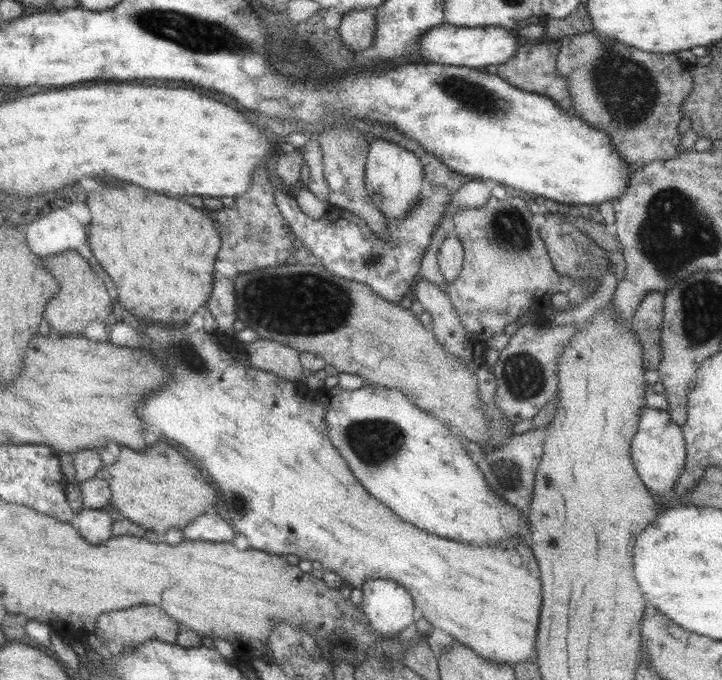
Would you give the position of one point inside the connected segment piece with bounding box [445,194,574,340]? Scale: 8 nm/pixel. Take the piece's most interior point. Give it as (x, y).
(506, 268)

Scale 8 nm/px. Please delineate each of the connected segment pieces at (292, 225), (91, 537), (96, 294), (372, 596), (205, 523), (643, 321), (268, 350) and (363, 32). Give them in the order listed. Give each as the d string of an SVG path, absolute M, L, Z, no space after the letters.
M431 185L429 197L424 199L420 196L413 209L409 210L403 219L387 219L390 238L381 240L359 217L336 207L330 207L323 218L308 218L299 210L294 191L287 194L285 188L287 187L275 187L273 198L294 238L298 238L302 246L305 246L329 272L350 281L363 283L377 296L392 303L399 303L414 292L419 276L419 262L425 250L429 251L431 234L443 219L452 195L439 185Z
M83 507L75 514L74 525L78 533L89 543L99 545L112 537L112 522L108 509L88 509Z
M64 250L42 259L44 269L55 277L59 290L50 298L44 308L44 319L49 328L50 338L56 335L83 334L83 329L91 320L103 322L112 314L113 300L107 295L103 280L90 267L90 264L74 250Z
M375 578L361 585L361 612L380 637L403 633L418 615L411 595L391 580Z
M206 511L182 528L182 540L201 540L212 543L231 542L237 535L236 530L226 518Z
M648 292L638 304L632 316L632 331L642 344L642 365L645 370L658 368L660 352L660 320L664 293Z
M259 337L244 345L251 366L288 381L303 378L306 371L300 365L298 352L274 340Z
M349 10L342 15L339 36L343 44L353 52L365 50L374 43L376 31L375 10Z

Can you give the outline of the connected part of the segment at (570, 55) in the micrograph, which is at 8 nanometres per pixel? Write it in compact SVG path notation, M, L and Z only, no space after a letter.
M594 31L587 33L580 33L569 36L567 38L561 38L559 40L560 45L558 46L558 53L556 58L557 73L563 76L565 83L567 83L567 89L571 94L571 103L573 115L582 118L586 124L593 126L599 130L603 130L609 135L609 143L613 145L613 149L619 153L619 156L626 162L626 166L631 171L639 170L646 164L653 161L666 161L670 158L678 155L678 146L680 144L680 136L677 132L677 123L681 120L681 102L687 98L687 94L691 91L693 86L691 79L691 72L689 68L685 68L687 65L682 62L676 54L661 54L653 52L643 52L637 48L621 44L608 36L602 36L602 34L596 34Z

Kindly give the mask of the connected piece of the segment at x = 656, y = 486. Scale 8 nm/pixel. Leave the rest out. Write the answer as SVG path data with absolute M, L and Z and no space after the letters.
M643 405L630 442L630 455L634 469L645 488L656 498L663 500L684 470L686 444L680 426L671 420L667 411Z

